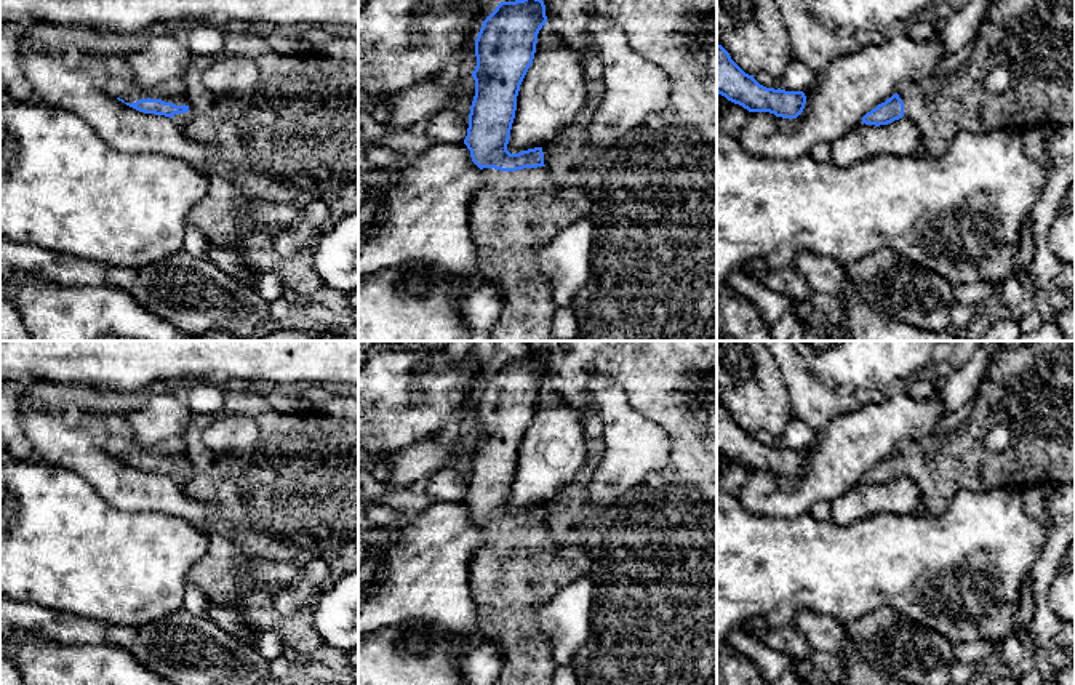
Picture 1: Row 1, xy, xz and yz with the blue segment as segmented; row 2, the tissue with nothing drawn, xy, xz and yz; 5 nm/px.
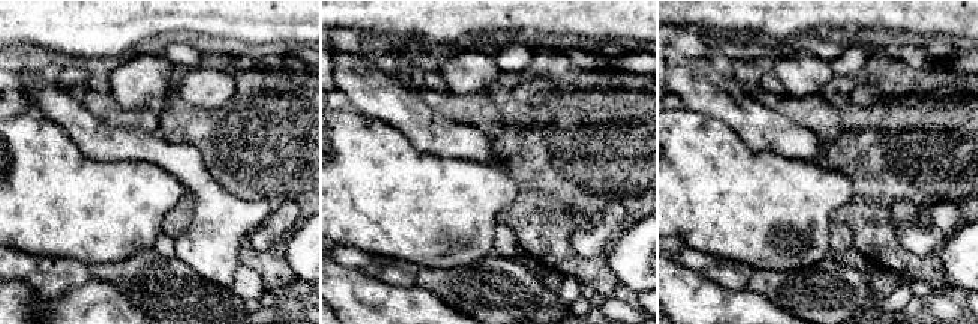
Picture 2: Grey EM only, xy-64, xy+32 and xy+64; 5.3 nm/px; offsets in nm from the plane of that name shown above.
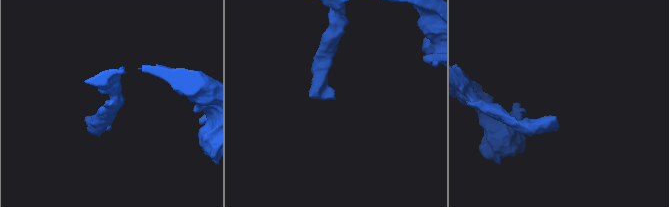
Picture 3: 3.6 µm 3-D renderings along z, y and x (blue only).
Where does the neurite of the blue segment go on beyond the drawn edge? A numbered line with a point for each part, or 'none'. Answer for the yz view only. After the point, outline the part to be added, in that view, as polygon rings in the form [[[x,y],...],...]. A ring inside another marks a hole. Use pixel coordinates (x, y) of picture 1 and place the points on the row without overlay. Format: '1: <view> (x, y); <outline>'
1: yz (1035, 383); [[[1032,341],[1030,344],[1024,344],[1024,346],[1017,346],[1017,347],[1008,347],[1008,349],[998,352],[998,354],[992,359],[992,362],[990,362],[990,365],[989,365],[989,368],[987,368],[987,371],[985,371],[985,375],[984,375],[984,378],[982,378],[981,389],[979,389],[979,392],[977,392],[977,395],[976,395],[976,399],[974,399],[974,407],[973,407],[973,410],[971,410],[971,415],[969,415],[968,419],[963,421],[960,426],[957,426],[955,429],[952,429],[950,432],[942,434],[942,435],[931,434],[931,435],[928,435],[928,437],[925,437],[925,439],[920,439],[920,440],[905,440],[905,442],[902,442],[902,443],[897,447],[897,450],[896,450],[896,451],[899,453],[899,456],[902,458],[902,461],[904,461],[904,475],[905,475],[907,479],[910,479],[910,480],[918,487],[918,490],[920,490],[920,493],[921,493],[921,504],[923,504],[923,506],[921,506],[921,511],[925,511],[925,512],[929,514],[929,515],[941,515],[941,514],[944,514],[944,511],[947,509],[947,506],[952,503],[953,496],[955,496],[960,490],[969,490],[969,491],[979,491],[979,493],[981,493],[981,491],[990,491],[990,490],[995,490],[995,488],[1016,488],[1016,490],[1019,490],[1019,491],[1024,491],[1024,490],[1027,490],[1027,488],[1030,488],[1030,487],[1035,487],[1035,485],[1038,485],[1038,487],[1054,487],[1054,485],[1057,485],[1057,483],[1075,483],[1075,341]],[[982,387],[989,387],[989,389],[992,391],[992,399],[997,400],[1003,410],[1009,411],[1011,416],[1013,416],[1013,419],[1014,419],[1014,424],[1009,426],[1009,447],[1008,447],[1006,450],[1003,450],[1003,451],[989,451],[989,450],[987,450],[987,432],[989,432],[992,427],[995,427],[995,426],[998,426],[998,424],[1003,424],[1003,421],[1001,421],[1001,416],[1000,416],[998,408],[992,407],[990,402],[984,397],[984,392],[981,391]]]

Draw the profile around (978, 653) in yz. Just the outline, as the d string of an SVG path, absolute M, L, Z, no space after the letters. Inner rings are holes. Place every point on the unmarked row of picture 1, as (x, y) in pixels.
M977 640L955 643L957 661L973 666L982 666L985 669L992 667L992 658L995 651L995 642Z

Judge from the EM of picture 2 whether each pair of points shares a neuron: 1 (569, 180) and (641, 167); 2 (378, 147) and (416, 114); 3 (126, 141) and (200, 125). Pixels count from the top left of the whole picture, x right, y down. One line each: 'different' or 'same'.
1: same
2: different
3: different

